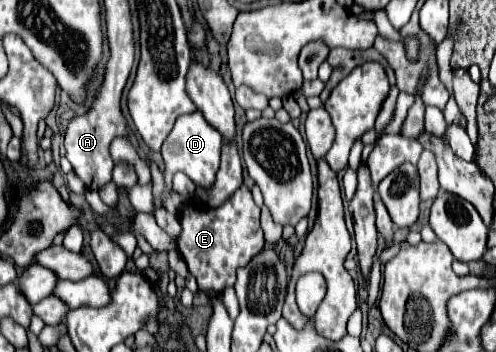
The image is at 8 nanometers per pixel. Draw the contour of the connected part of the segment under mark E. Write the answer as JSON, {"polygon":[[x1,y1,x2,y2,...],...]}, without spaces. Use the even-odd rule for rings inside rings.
{"polygon":[[239,186,217,208,195,208,189,204,181,216,181,234,177,248,189,272,197,278,201,292,223,292,235,284,237,268,245,266,265,246,263,230,259,226,259,206,253,202,247,186]]}

